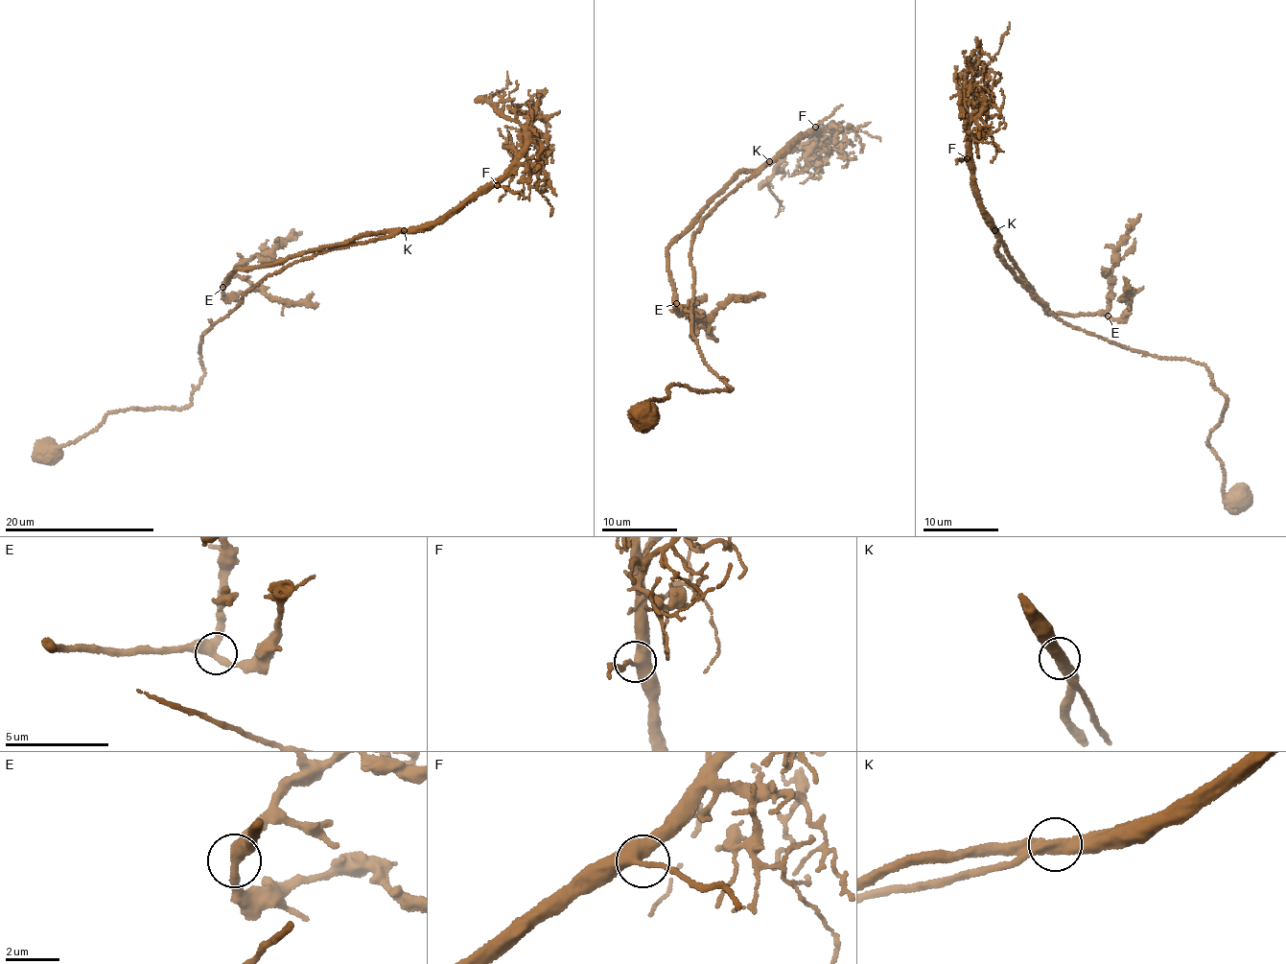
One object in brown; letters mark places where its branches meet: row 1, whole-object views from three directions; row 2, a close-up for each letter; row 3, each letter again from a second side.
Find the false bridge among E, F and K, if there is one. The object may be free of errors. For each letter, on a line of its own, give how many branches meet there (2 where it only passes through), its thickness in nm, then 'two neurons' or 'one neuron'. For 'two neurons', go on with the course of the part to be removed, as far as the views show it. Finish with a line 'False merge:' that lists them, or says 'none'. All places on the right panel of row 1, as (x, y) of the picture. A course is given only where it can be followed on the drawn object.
E: 3 branches meet; 360 nm thick; one neuron
F: 2 branches meet; 340 nm thick; one neuron
K: 2 branches meet; 480 nm thick; one neuron
False merge: none

